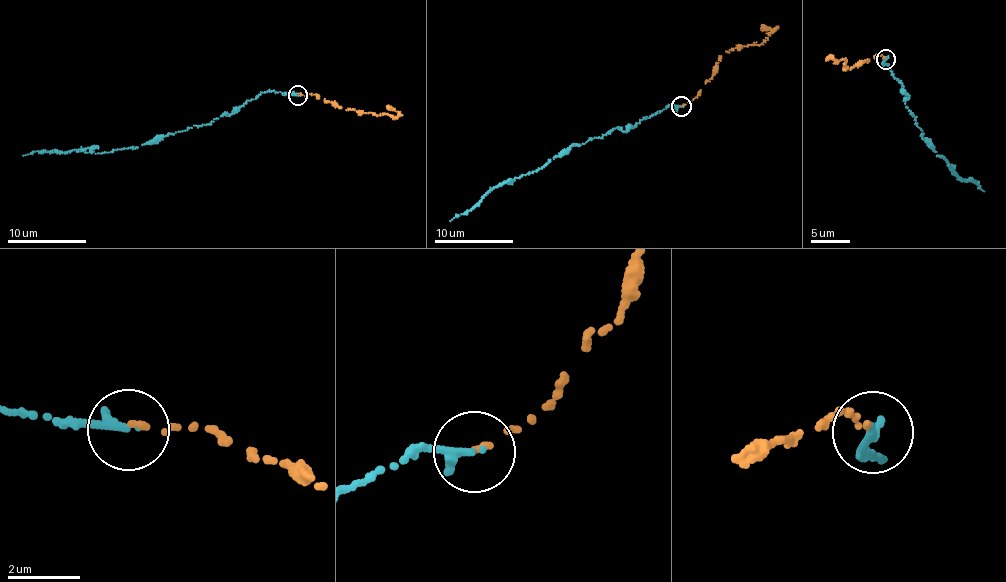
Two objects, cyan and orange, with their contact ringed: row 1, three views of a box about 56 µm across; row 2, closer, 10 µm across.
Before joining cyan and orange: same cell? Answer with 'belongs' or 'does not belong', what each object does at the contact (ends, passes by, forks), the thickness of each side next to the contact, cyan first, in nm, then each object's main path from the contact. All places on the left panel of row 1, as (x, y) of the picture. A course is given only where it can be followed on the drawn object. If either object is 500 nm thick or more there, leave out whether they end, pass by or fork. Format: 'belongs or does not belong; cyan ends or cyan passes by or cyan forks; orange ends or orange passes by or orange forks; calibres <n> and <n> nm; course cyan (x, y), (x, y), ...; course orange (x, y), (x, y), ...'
belongs; cyan ends; orange ends; calibres 320 and 140 nm; course cyan (298, 95), (260, 92), (229, 116), (138, 147), (108, 152), (39, 151), (23, 155); course orange (298, 93), (316, 96), (346, 110), (397, 116), (387, 107)

